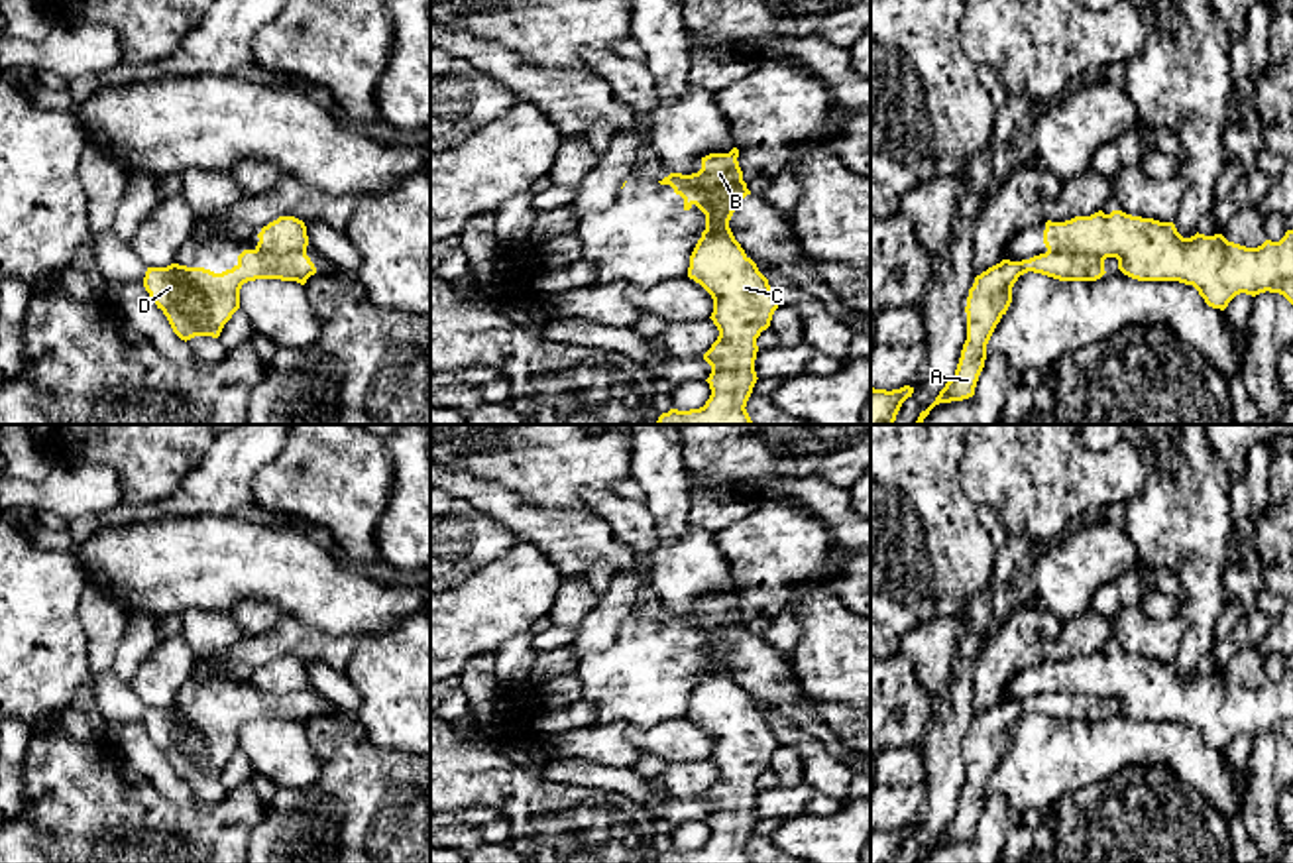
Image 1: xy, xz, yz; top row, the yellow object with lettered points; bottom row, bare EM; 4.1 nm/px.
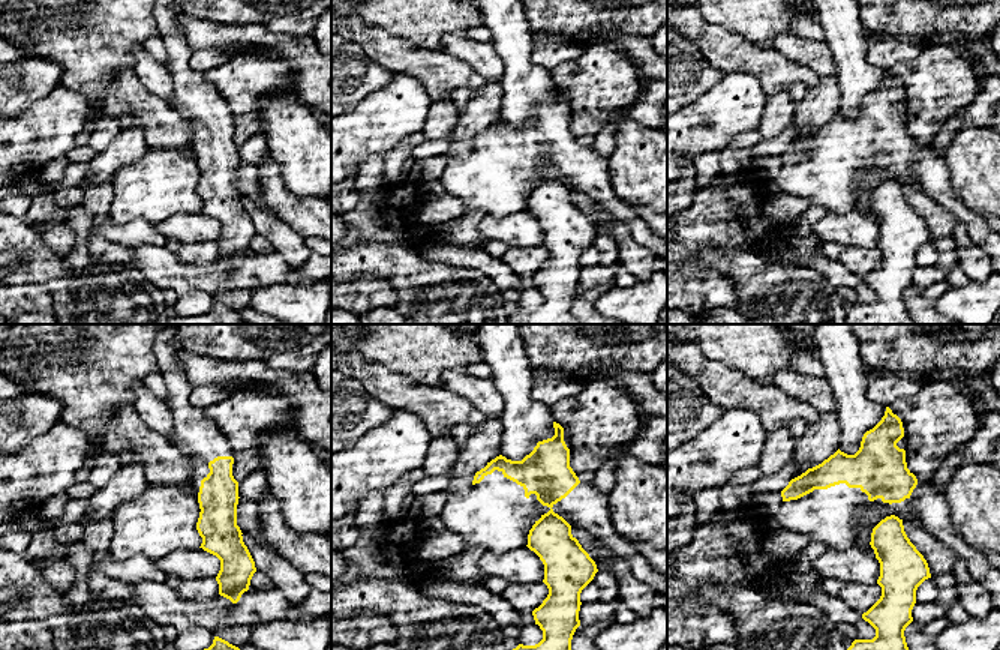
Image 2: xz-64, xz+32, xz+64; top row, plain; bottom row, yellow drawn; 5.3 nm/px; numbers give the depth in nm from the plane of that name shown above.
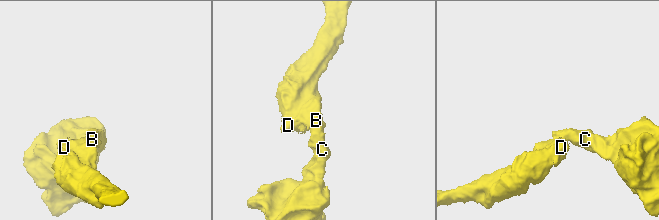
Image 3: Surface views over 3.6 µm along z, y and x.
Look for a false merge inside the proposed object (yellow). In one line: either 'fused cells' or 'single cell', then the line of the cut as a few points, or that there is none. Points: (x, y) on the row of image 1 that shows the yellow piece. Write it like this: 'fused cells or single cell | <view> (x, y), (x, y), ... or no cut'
fused cells | yz (1048, 250), (1087, 252), (1105, 258)

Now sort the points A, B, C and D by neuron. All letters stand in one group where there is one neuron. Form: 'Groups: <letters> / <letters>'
Groups: A B D / C

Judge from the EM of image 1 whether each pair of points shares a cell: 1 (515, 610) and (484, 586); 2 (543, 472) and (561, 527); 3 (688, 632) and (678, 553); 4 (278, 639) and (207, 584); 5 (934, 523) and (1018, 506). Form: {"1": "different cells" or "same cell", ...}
{"1": "same cell", "2": "different cells", "3": "different cells", "4": "different cells", "5": "different cells"}

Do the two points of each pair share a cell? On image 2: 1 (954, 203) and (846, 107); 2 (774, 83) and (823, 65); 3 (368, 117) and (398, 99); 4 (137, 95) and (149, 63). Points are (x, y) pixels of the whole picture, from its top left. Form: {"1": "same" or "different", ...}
{"1": "different", "2": "different", "3": "same", "4": "different"}

